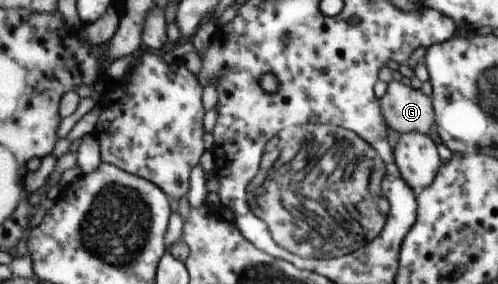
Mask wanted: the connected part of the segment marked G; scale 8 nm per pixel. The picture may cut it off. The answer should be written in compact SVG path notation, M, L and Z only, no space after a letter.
M393 79L380 98L380 107L385 122L397 134L430 136L435 122L432 97L425 95L421 89L414 89L407 81Z

